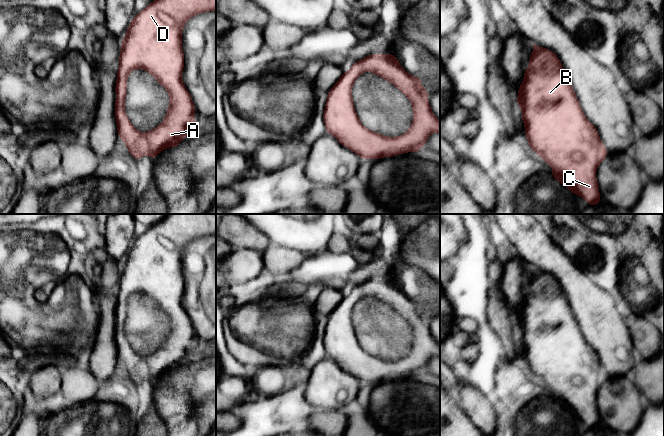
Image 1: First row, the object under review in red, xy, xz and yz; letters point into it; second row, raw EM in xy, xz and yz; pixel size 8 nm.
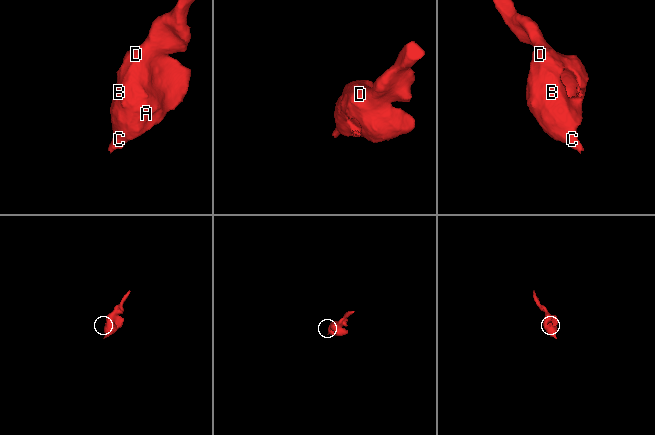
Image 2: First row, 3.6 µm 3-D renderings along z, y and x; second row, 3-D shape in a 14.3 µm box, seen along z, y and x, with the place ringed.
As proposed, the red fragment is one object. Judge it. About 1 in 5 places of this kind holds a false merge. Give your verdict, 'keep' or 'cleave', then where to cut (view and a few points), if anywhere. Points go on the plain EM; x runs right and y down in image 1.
keep; no cut

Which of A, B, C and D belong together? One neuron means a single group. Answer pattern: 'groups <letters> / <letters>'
groups A B C D

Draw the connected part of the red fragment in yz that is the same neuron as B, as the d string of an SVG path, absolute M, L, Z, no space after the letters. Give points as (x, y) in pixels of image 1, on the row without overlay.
M532 268L534 273L529 282L529 292L525 292L524 304L518 311L517 328L522 334L522 345L529 370L544 386L553 392L552 401L567 411L573 418L581 420L589 429L600 428L599 408L596 394L608 380L604 368L600 365L595 350L586 342L575 319L568 300L558 280L551 274Z

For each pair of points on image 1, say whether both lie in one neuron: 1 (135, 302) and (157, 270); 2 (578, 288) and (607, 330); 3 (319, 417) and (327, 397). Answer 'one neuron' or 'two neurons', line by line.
1: one neuron
2: one neuron
3: two neurons

